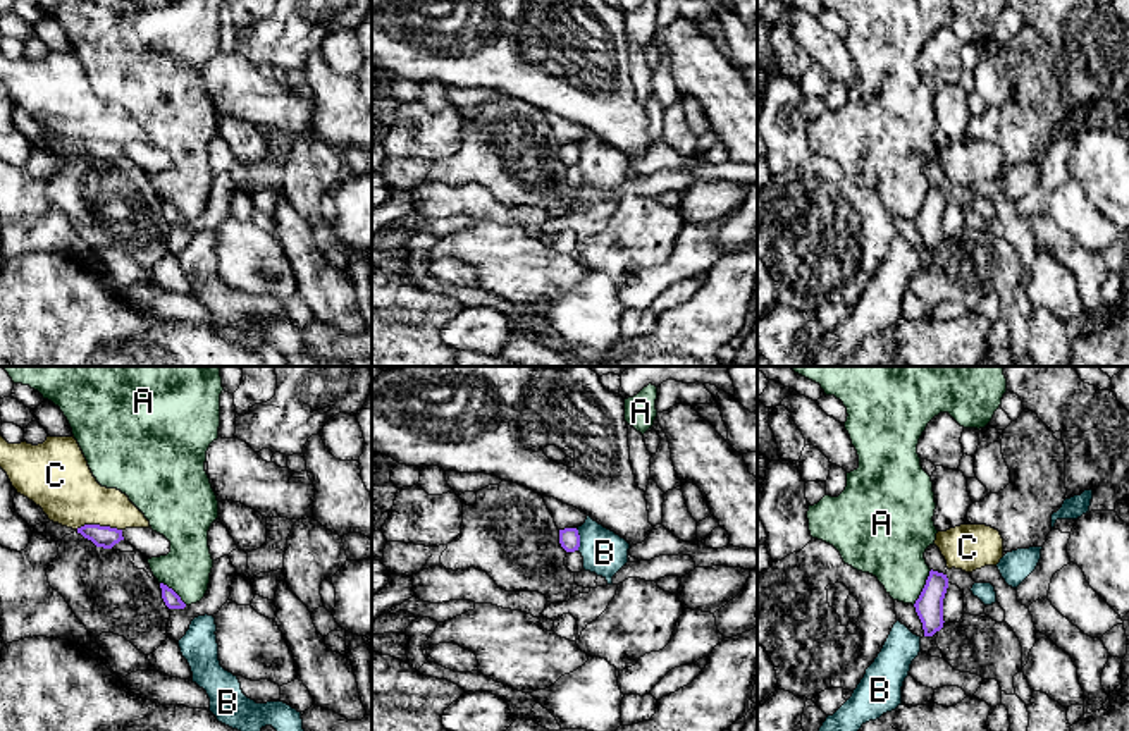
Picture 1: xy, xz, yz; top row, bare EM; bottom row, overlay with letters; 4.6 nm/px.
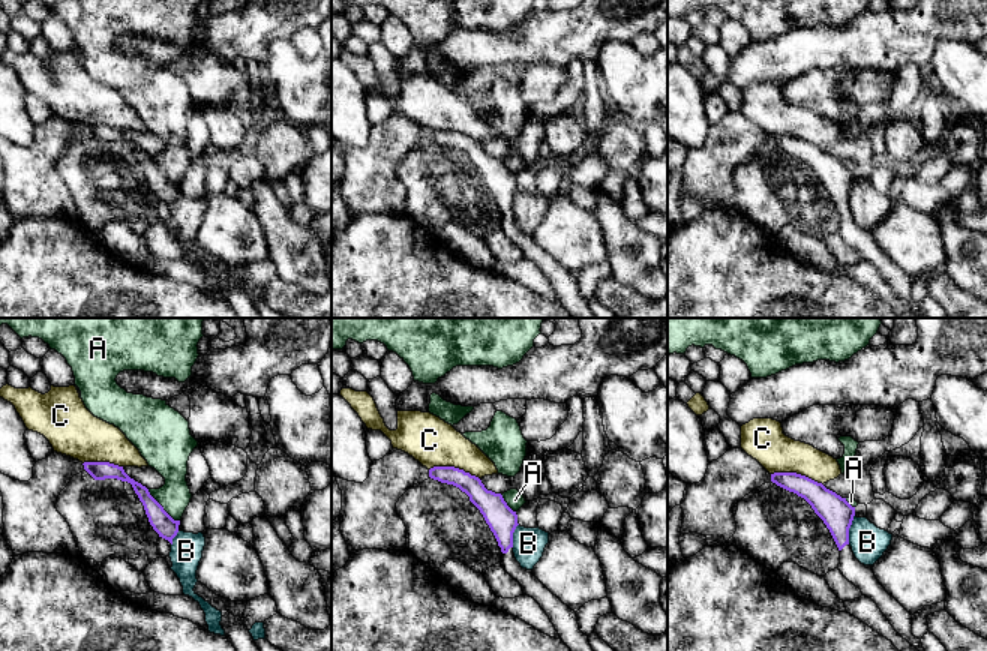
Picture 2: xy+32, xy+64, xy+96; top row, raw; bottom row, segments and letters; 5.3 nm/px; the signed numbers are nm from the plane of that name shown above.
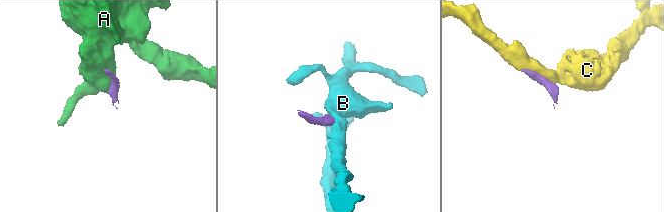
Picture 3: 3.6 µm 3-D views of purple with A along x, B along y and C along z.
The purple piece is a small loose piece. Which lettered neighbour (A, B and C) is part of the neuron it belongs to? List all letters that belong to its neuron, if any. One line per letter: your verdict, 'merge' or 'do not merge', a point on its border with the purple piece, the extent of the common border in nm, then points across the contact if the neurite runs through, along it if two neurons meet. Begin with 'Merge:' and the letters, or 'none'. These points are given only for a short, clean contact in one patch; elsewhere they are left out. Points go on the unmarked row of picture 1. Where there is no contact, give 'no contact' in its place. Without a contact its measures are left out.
Merge: none
A: do not merge | yz (925, 202) | 190 nm | along yz (931, 184), (919, 212), (913, 219)
B: do not merge | xz (579, 153) | 110 nm | along xz (575, 143), (579, 164)
C: do not merge | xy (98, 140) | 220 nm | along xy (76, 143), (102, 140), (121, 145)

